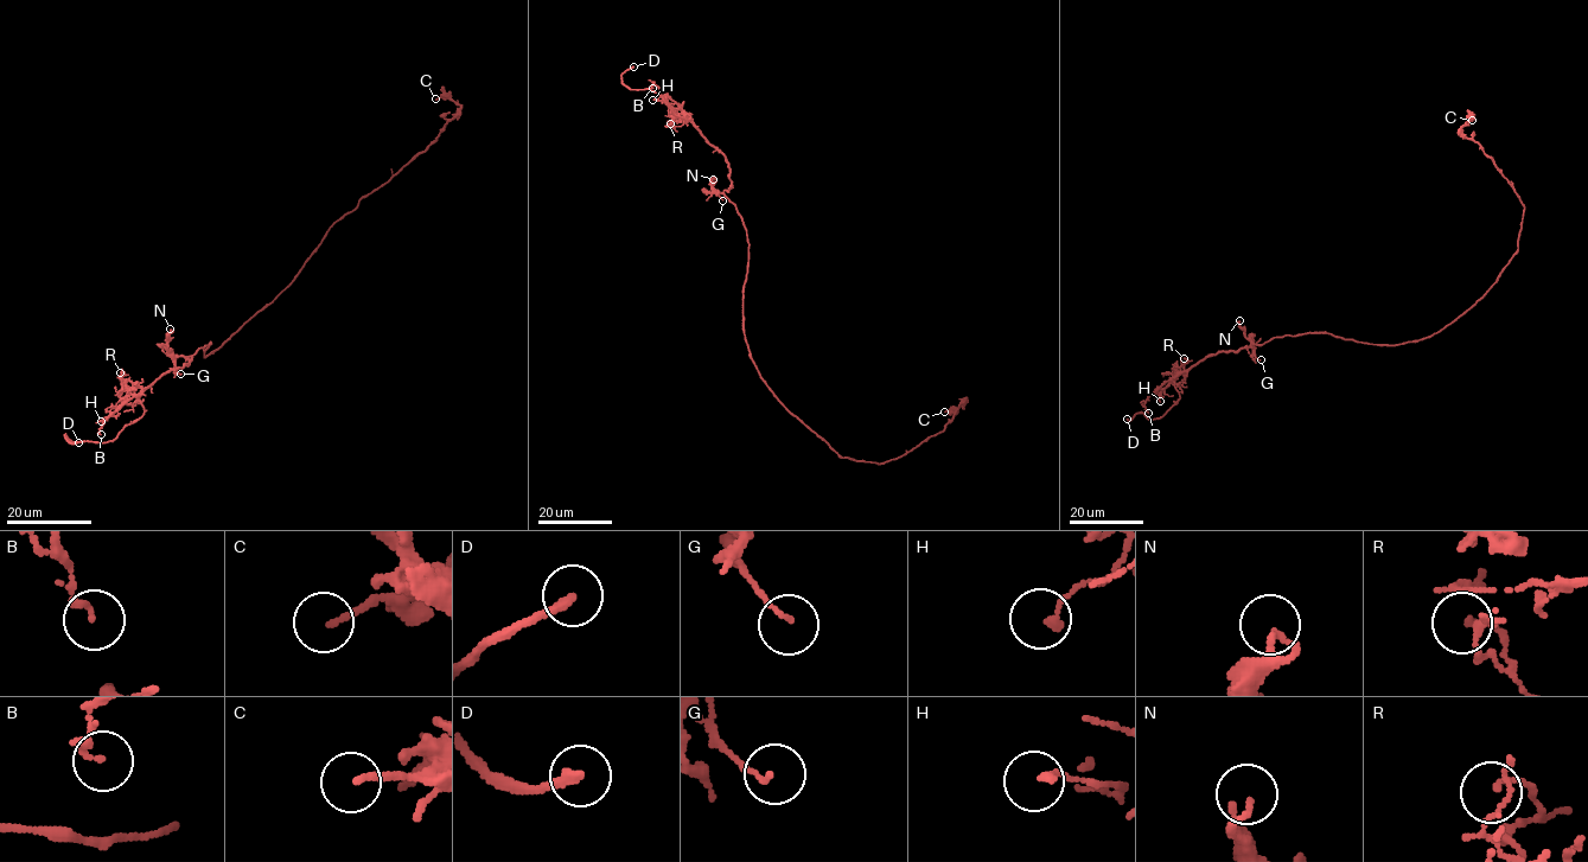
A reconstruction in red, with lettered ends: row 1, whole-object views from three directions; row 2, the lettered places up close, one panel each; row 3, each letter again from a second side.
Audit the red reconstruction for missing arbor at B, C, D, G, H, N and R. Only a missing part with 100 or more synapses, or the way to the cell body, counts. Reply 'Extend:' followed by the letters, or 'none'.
Extend: D

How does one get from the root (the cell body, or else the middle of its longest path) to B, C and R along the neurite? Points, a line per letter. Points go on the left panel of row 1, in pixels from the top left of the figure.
B: (210, 355), (204, 357), (210, 343), (182, 356), (189, 364), (122, 403), (101, 434)
C: (210, 355), (288, 285), (337, 221), (437, 140), (459, 106), (447, 97), (435, 99)
R: (210, 355), (204, 357), (210, 343), (182, 356), (189, 364), (142, 389), (123, 389), (120, 372)

